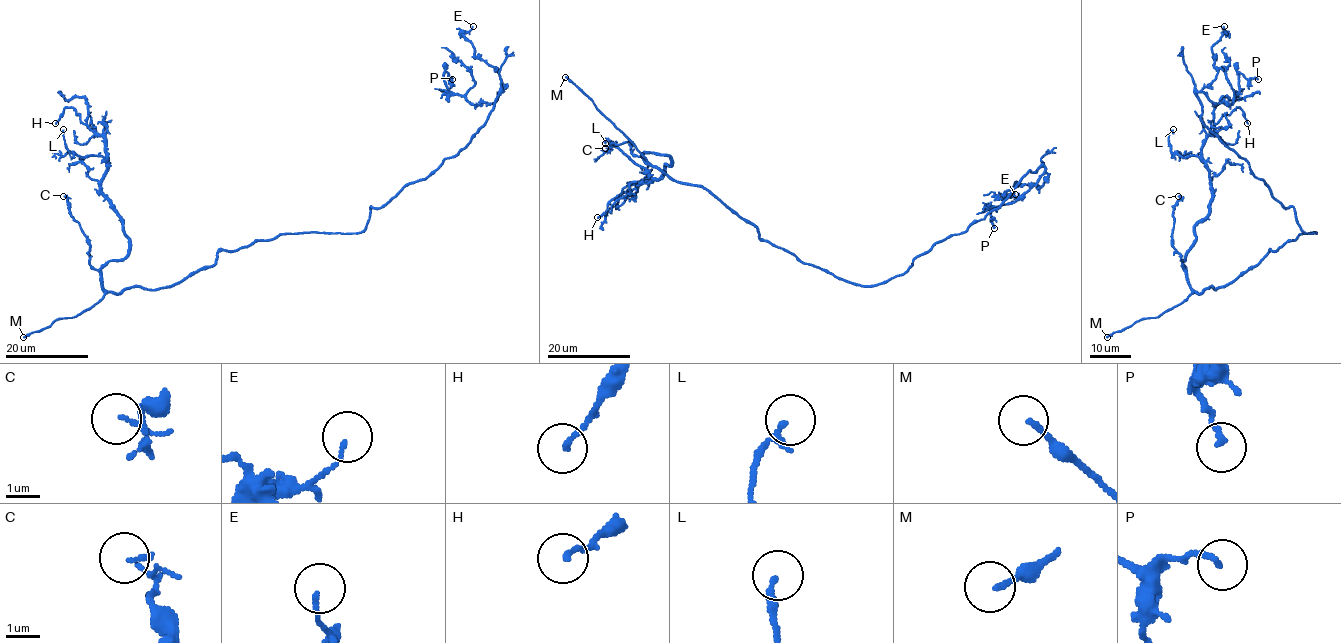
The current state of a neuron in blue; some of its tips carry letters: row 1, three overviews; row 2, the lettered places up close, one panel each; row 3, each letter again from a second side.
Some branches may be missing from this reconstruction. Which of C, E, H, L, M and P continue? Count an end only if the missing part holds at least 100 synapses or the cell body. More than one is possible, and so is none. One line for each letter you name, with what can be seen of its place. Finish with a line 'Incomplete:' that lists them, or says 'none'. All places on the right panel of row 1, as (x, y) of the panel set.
M: place (1107, 337)
Incomplete: M

